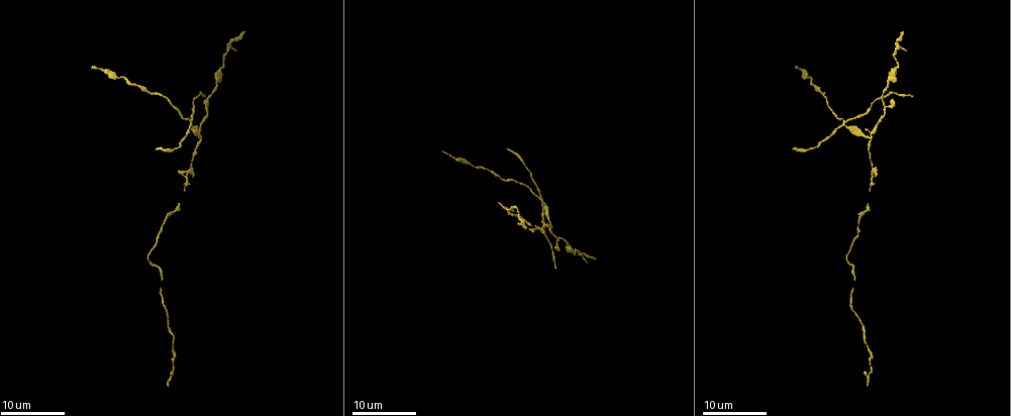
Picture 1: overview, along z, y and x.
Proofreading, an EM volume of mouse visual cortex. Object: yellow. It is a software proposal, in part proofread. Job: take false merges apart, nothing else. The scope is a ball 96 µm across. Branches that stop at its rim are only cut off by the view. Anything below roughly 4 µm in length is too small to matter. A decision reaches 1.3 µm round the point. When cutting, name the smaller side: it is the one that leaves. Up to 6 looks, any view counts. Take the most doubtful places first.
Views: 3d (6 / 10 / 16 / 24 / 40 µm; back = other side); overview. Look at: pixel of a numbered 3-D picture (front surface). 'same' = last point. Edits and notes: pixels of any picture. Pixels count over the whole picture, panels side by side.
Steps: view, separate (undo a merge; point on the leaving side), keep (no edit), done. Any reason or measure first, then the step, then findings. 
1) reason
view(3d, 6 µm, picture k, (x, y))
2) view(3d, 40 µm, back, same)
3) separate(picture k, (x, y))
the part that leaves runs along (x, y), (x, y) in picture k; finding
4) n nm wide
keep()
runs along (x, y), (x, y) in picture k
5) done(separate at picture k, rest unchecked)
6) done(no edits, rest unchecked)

view(3d, 24 µm, picture 1, (868, 137))

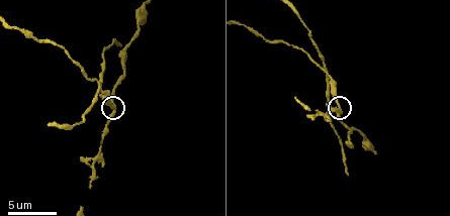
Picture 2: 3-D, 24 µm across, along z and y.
view(3d, 6 µm, picture 2, (114, 105))

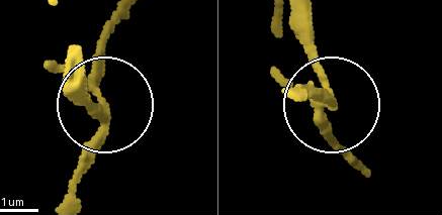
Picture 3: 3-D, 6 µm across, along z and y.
separate(picture 3, (300, 41))
a second neuron is stuck on

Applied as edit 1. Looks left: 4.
thick turns thin
view(3d, 10 µm, picture 2, (95, 157))

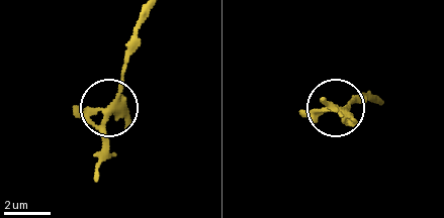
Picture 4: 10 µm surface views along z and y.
260 nm wide
keep()
runs along (94, 178), (103, 121), (130, 48) in picture 4; one neuron here

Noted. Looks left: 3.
sudden change in width
view(3d, 16 µm, picture 1, (893, 71))

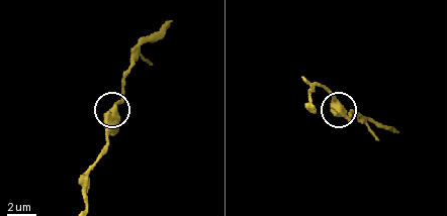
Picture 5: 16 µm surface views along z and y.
view(3d, 6 µm, picture 5, (113, 107))

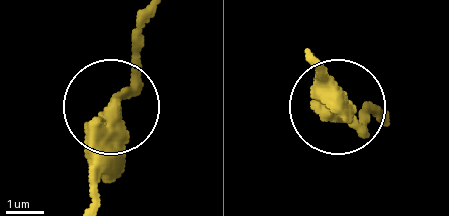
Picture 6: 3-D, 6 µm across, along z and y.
view(3d, 6 µm, back, picture 6, (116, 107))

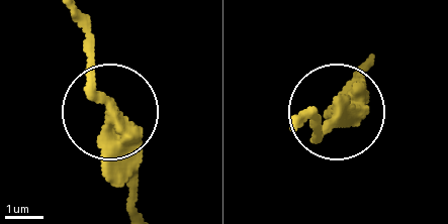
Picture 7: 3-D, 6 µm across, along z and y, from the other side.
380 nm wide
keep()
runs along (139, 202), (139, 153), (94, 86), (81, 18) in picture 7; all the same neuron

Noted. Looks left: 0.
done(separate at picture 3, rest unchecked)

